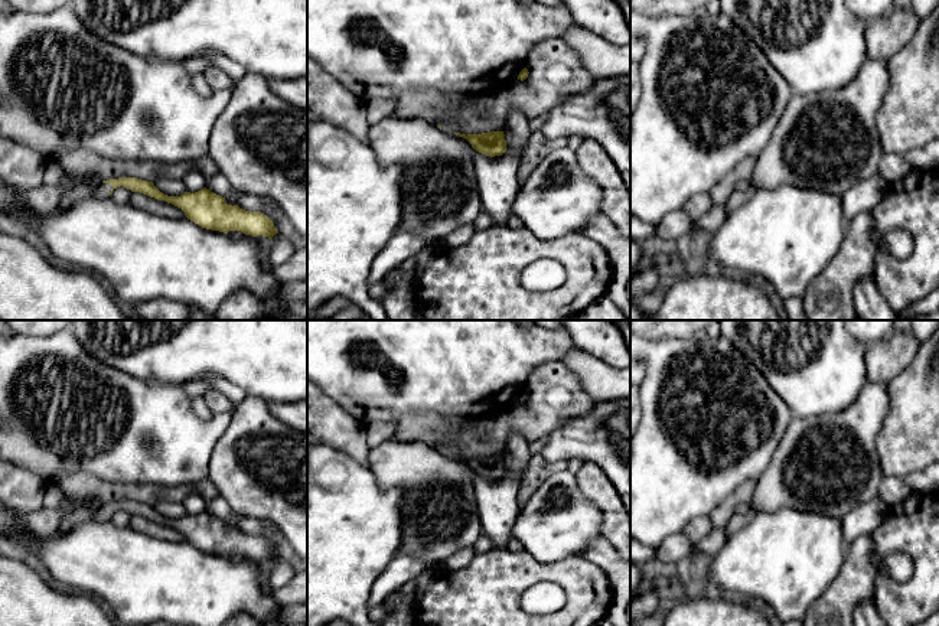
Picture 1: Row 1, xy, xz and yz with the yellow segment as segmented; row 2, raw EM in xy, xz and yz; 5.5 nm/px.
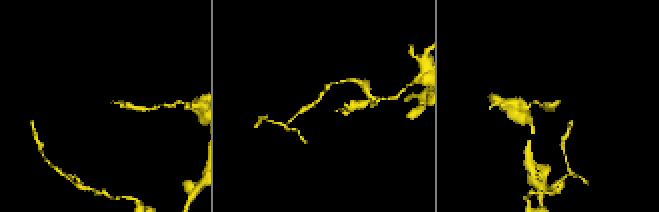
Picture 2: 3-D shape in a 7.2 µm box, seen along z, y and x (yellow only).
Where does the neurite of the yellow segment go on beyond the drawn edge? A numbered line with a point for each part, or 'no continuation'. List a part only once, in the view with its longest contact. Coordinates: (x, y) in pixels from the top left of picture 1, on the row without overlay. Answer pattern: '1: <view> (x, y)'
1: xy (104, 512)

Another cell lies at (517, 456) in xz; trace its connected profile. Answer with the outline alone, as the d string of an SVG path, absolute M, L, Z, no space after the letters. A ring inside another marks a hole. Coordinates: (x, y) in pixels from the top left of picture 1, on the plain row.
M512 433L503 454L506 475L522 480L528 472L531 456L529 441L524 436Z

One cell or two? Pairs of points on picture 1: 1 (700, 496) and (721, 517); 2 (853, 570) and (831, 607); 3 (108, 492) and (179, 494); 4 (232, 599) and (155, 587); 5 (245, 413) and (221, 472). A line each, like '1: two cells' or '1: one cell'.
1: two cells
2: one cell
3: one cell
4: one cell
5: one cell

